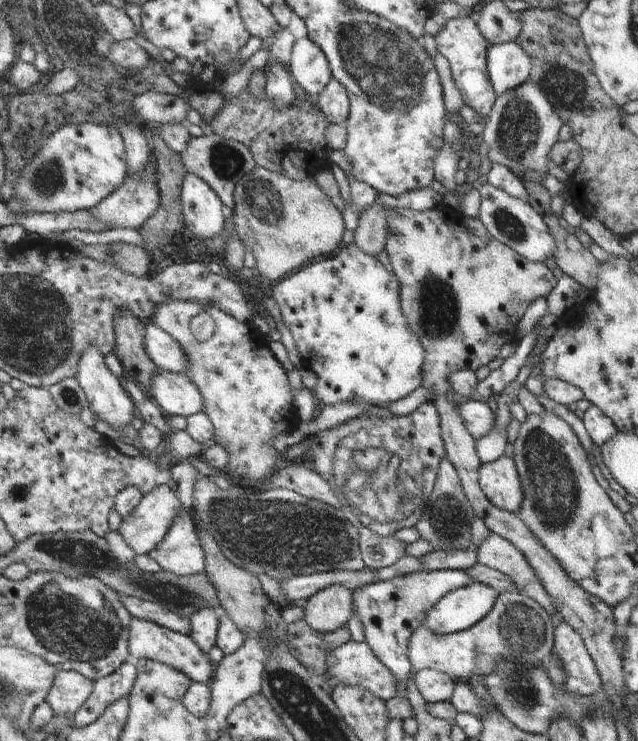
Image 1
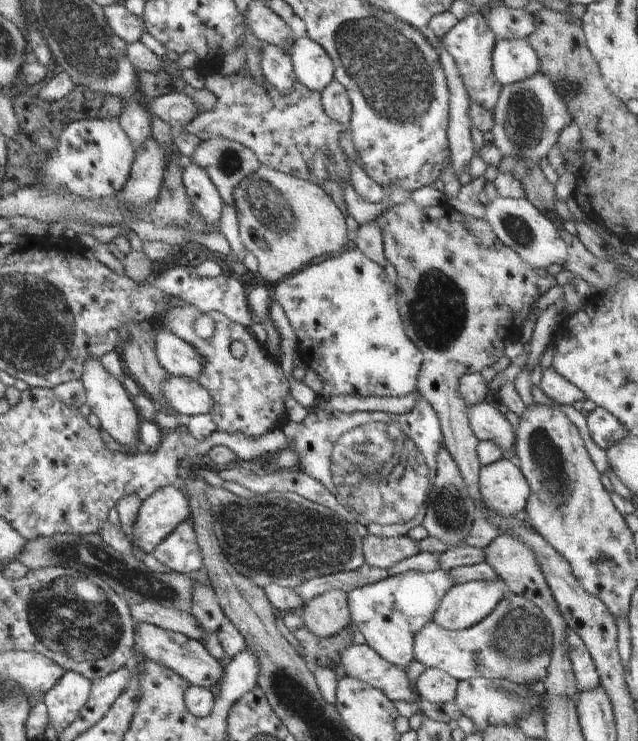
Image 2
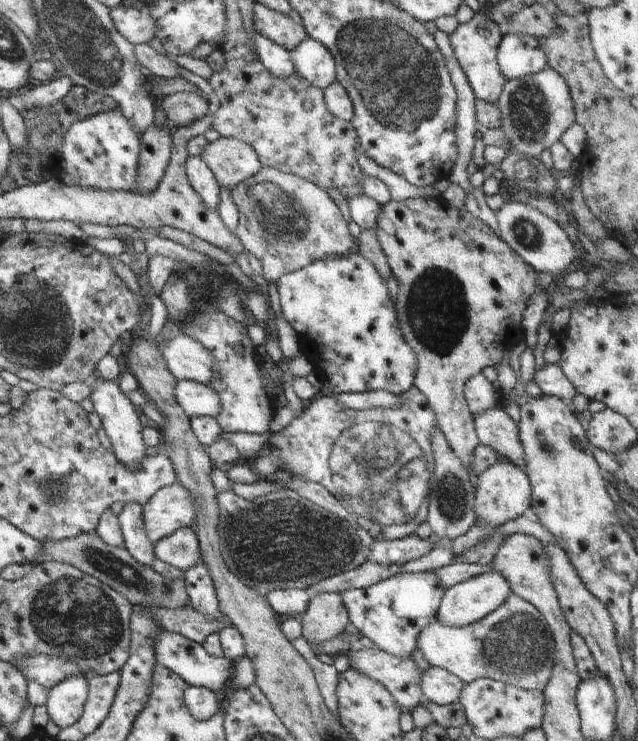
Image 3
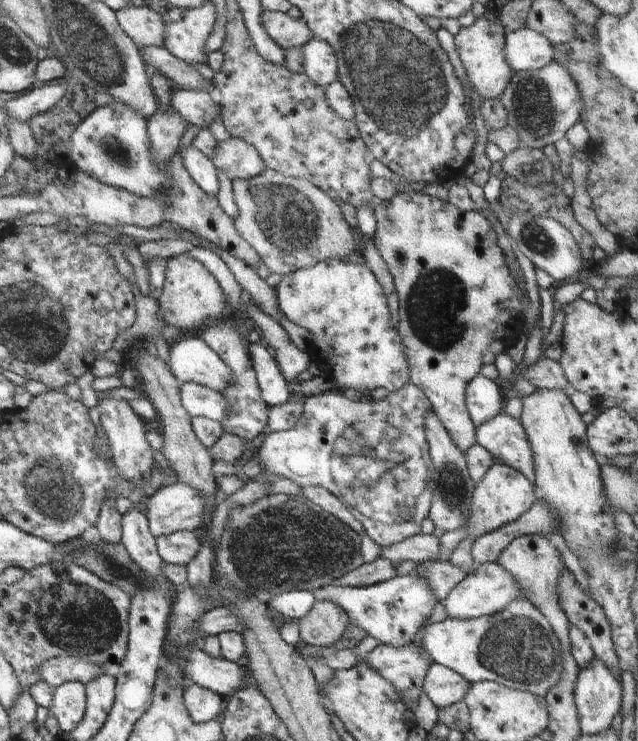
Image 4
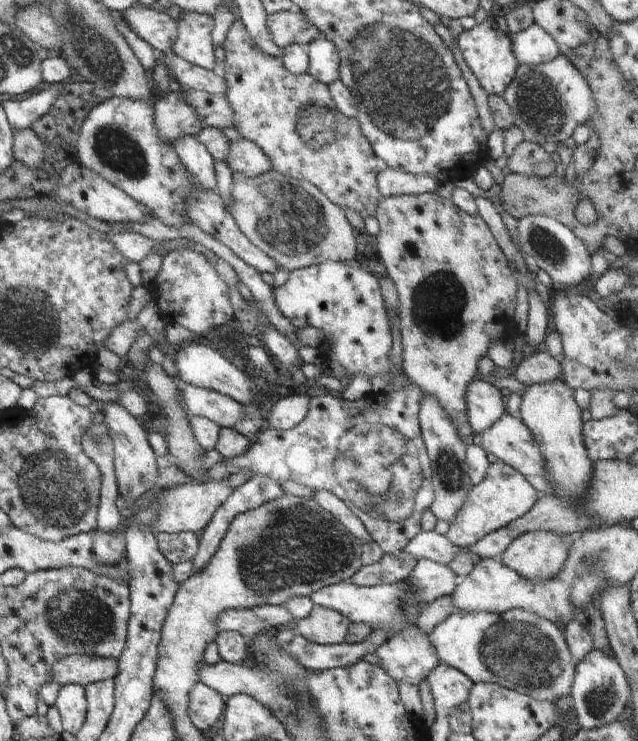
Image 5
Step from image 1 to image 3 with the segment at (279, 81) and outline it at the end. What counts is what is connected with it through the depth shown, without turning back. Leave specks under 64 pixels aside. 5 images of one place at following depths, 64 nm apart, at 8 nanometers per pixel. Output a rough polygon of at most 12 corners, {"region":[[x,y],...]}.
{"region":[[254,30],[257,58],[272,78],[296,74],[291,52]]}

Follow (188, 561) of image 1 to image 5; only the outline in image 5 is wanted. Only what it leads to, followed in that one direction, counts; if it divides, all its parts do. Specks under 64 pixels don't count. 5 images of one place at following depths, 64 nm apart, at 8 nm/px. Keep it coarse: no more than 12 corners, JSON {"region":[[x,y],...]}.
{"region":[[154,532],[160,553],[172,565],[192,561],[199,535]]}

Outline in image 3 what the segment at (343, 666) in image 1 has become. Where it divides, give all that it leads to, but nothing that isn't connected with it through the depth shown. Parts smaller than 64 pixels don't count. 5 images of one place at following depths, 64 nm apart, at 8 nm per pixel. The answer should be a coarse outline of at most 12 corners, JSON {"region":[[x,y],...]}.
{"region":[[380,648],[348,655],[358,674],[380,682],[408,710],[425,701],[424,670]]}

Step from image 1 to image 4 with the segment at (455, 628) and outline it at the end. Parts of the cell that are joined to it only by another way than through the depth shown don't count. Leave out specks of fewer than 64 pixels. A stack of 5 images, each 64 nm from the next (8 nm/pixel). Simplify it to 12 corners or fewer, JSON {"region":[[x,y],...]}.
{"region":[[494,561],[476,565],[440,604],[452,620],[481,620],[524,598]]}

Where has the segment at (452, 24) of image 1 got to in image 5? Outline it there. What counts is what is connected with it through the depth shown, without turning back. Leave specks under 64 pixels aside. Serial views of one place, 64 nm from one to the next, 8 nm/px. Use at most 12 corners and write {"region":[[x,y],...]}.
{"region":[[503,11],[458,36],[462,56],[488,96],[518,69]]}

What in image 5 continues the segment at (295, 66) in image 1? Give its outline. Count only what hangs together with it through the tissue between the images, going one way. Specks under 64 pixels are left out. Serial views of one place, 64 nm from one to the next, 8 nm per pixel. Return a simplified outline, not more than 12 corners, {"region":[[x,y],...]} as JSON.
{"region":[[323,37],[302,45],[308,73],[330,85],[339,80],[336,46]]}

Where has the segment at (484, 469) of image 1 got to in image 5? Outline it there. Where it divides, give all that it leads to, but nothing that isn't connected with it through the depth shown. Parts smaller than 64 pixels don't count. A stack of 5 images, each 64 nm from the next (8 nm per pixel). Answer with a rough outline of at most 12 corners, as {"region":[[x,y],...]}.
{"region":[[493,459],[446,538],[470,549],[527,514],[540,494]]}

